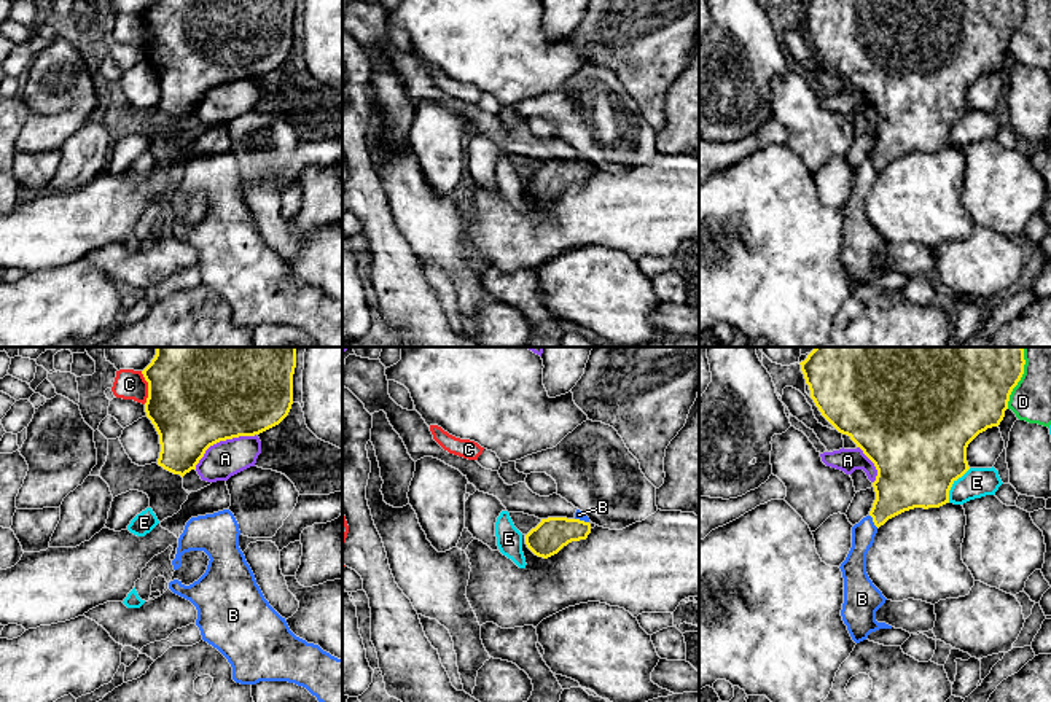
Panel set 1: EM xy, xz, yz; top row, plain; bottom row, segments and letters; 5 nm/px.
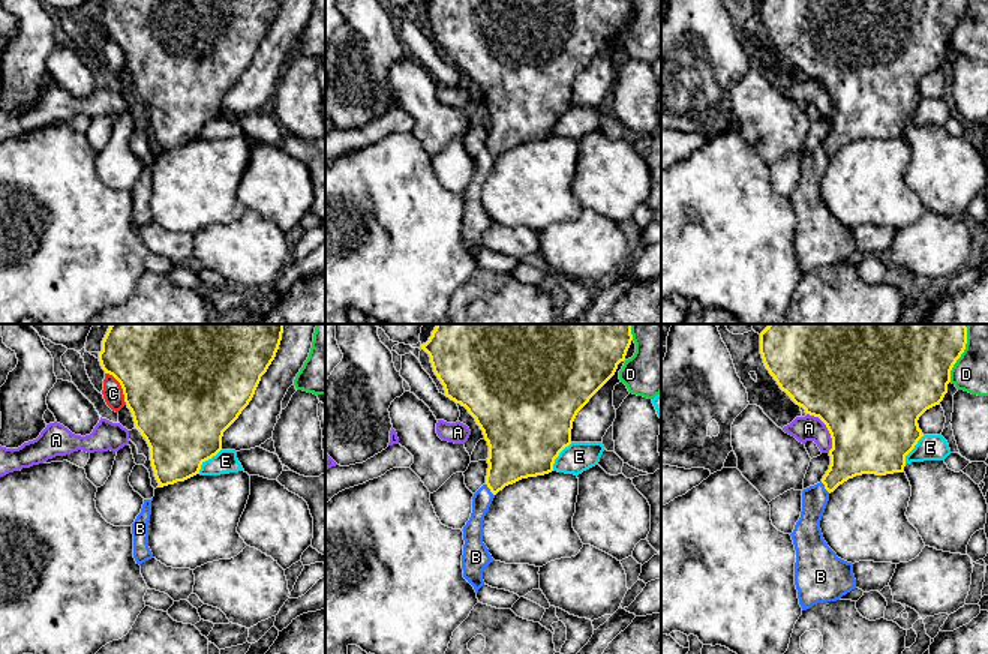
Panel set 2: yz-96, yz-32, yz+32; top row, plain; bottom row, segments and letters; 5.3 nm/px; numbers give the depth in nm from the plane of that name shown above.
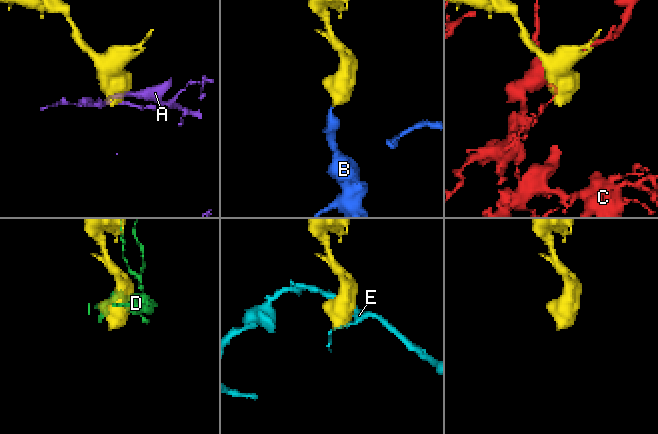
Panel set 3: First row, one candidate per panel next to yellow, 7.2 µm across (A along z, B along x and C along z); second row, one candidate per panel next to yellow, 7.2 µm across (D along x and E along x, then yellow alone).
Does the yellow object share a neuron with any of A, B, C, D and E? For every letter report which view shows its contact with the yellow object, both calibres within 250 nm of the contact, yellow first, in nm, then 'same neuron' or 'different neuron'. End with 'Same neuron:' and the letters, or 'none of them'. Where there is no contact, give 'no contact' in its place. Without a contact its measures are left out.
A: xy | 500/190 nm | different neuron
B: yz | 280/120 nm | same neuron
C: xy | 500/150 nm | different neuron
D: yz | 480/200 nm | different neuron
E: yz | 480/150 nm | different neuron
Same neuron: B

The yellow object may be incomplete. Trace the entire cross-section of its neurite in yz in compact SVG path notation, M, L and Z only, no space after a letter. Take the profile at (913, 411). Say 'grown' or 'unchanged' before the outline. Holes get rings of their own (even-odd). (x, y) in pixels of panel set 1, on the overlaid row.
grown; M815 347L799 363L811 398L822 415L874 463L876 500L866 517L852 527L852 548L841 564L844 603L841 616L855 643L879 629L892 629L876 621L876 611L885 603L882 592L866 573L866 554L877 528L889 519L914 508L940 508L949 503L952 484L968 470L967 447L983 431L998 427L1008 409L1013 388L1024 374L1022 347Z

